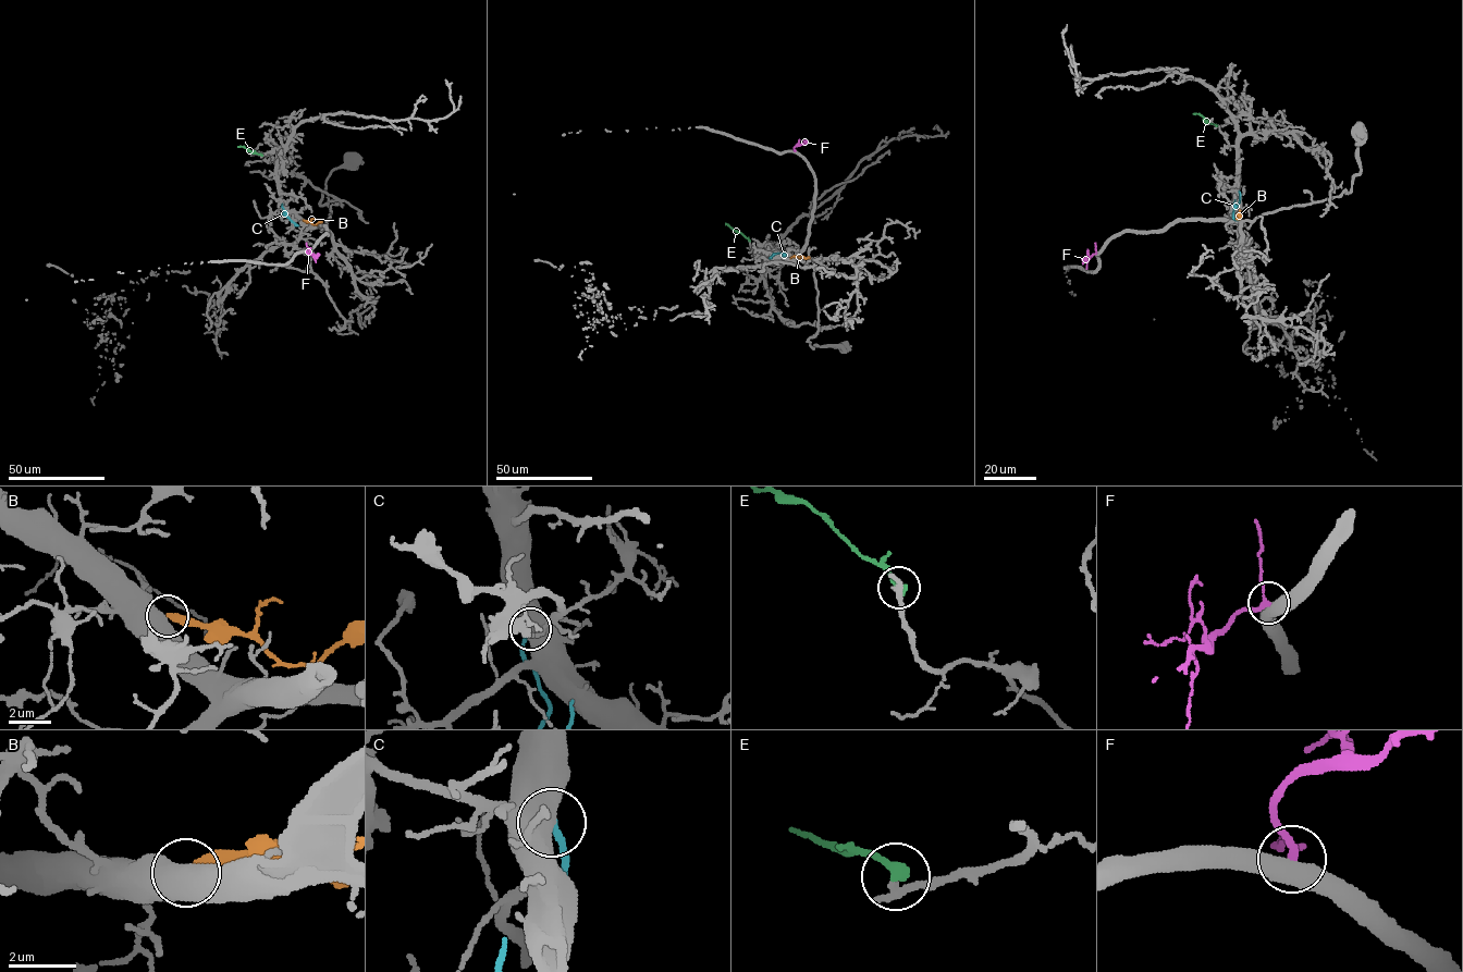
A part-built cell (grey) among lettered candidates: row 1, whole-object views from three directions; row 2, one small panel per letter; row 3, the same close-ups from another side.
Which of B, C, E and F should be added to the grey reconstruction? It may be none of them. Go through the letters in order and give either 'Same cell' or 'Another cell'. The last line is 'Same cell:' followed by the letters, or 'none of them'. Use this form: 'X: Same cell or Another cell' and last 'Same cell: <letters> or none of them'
B: Another cell
C: Another cell
E: Another cell
F: Another cell
Same cell: none of them

